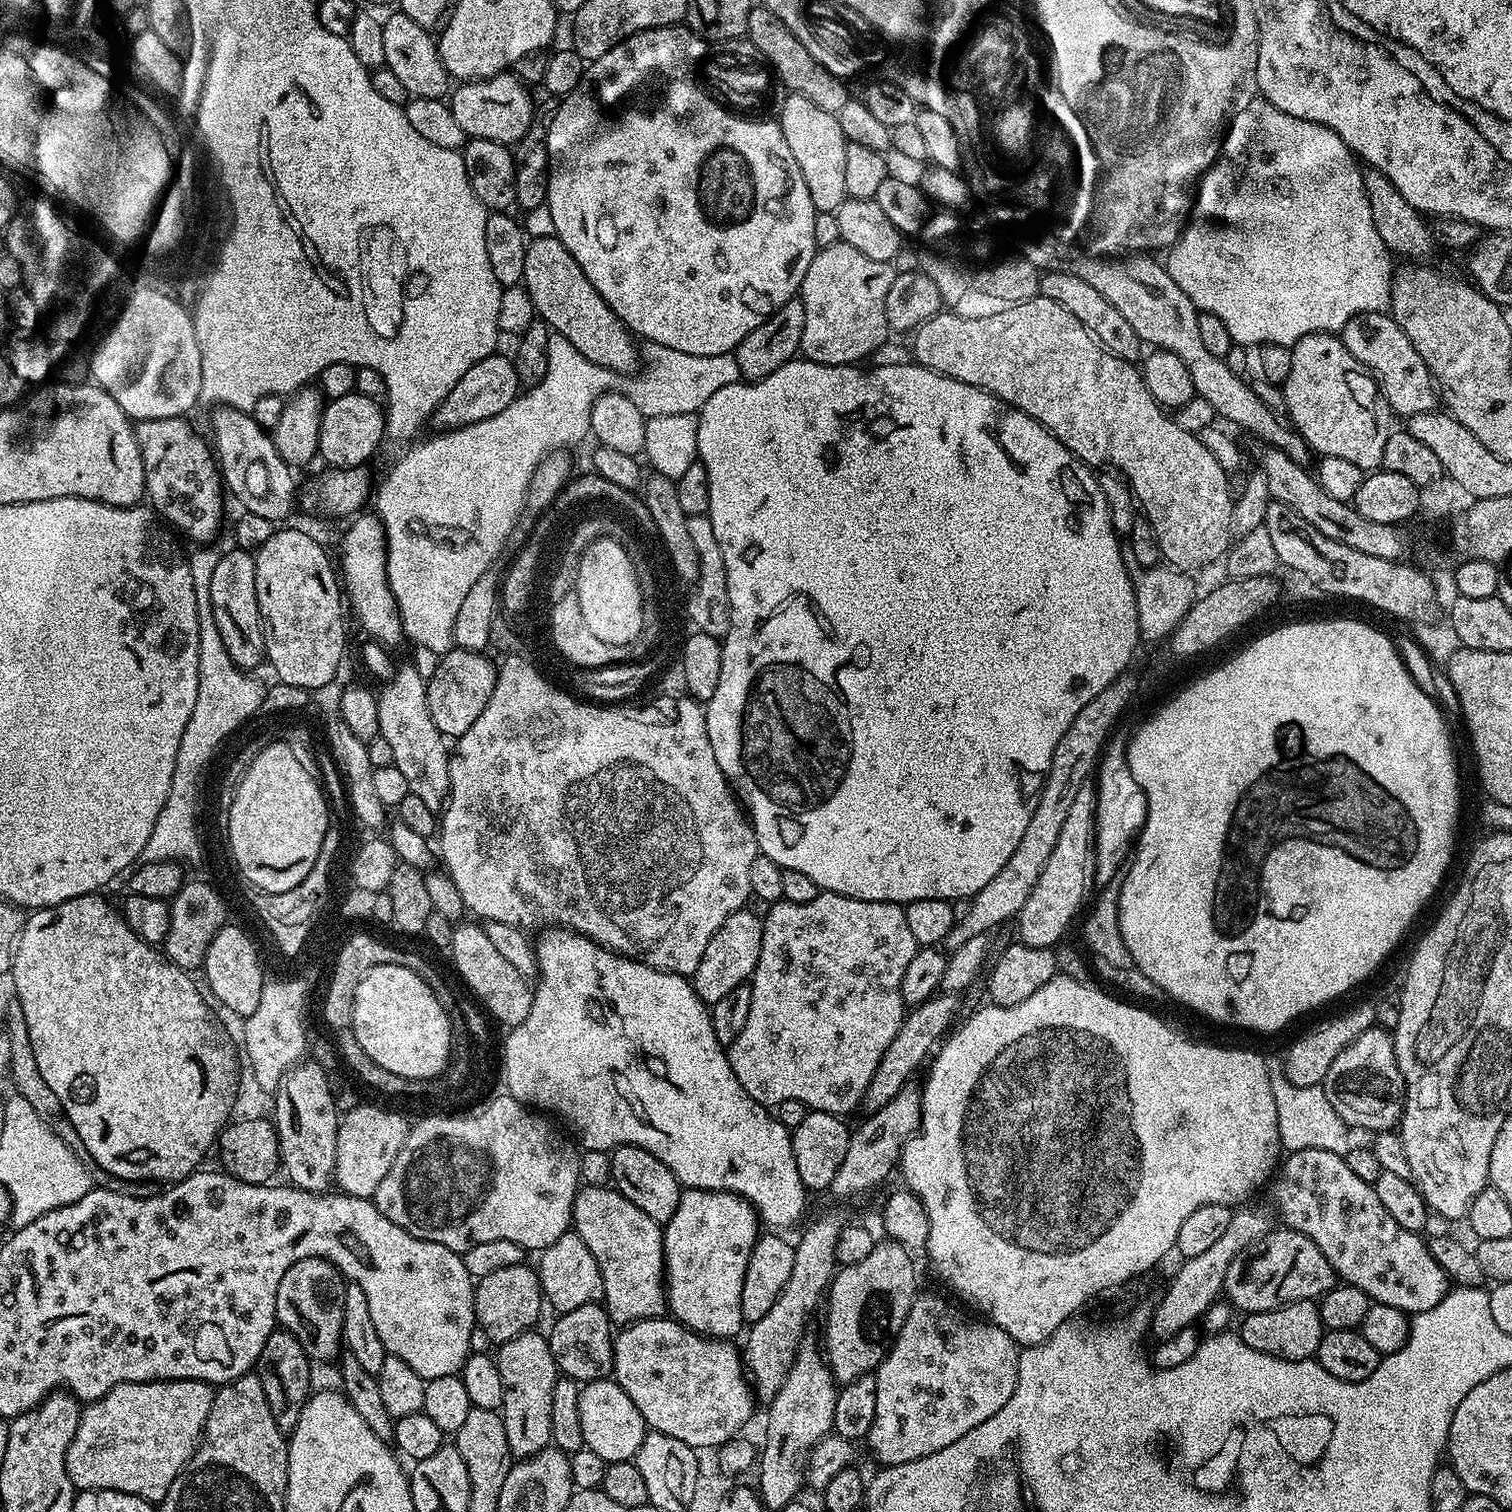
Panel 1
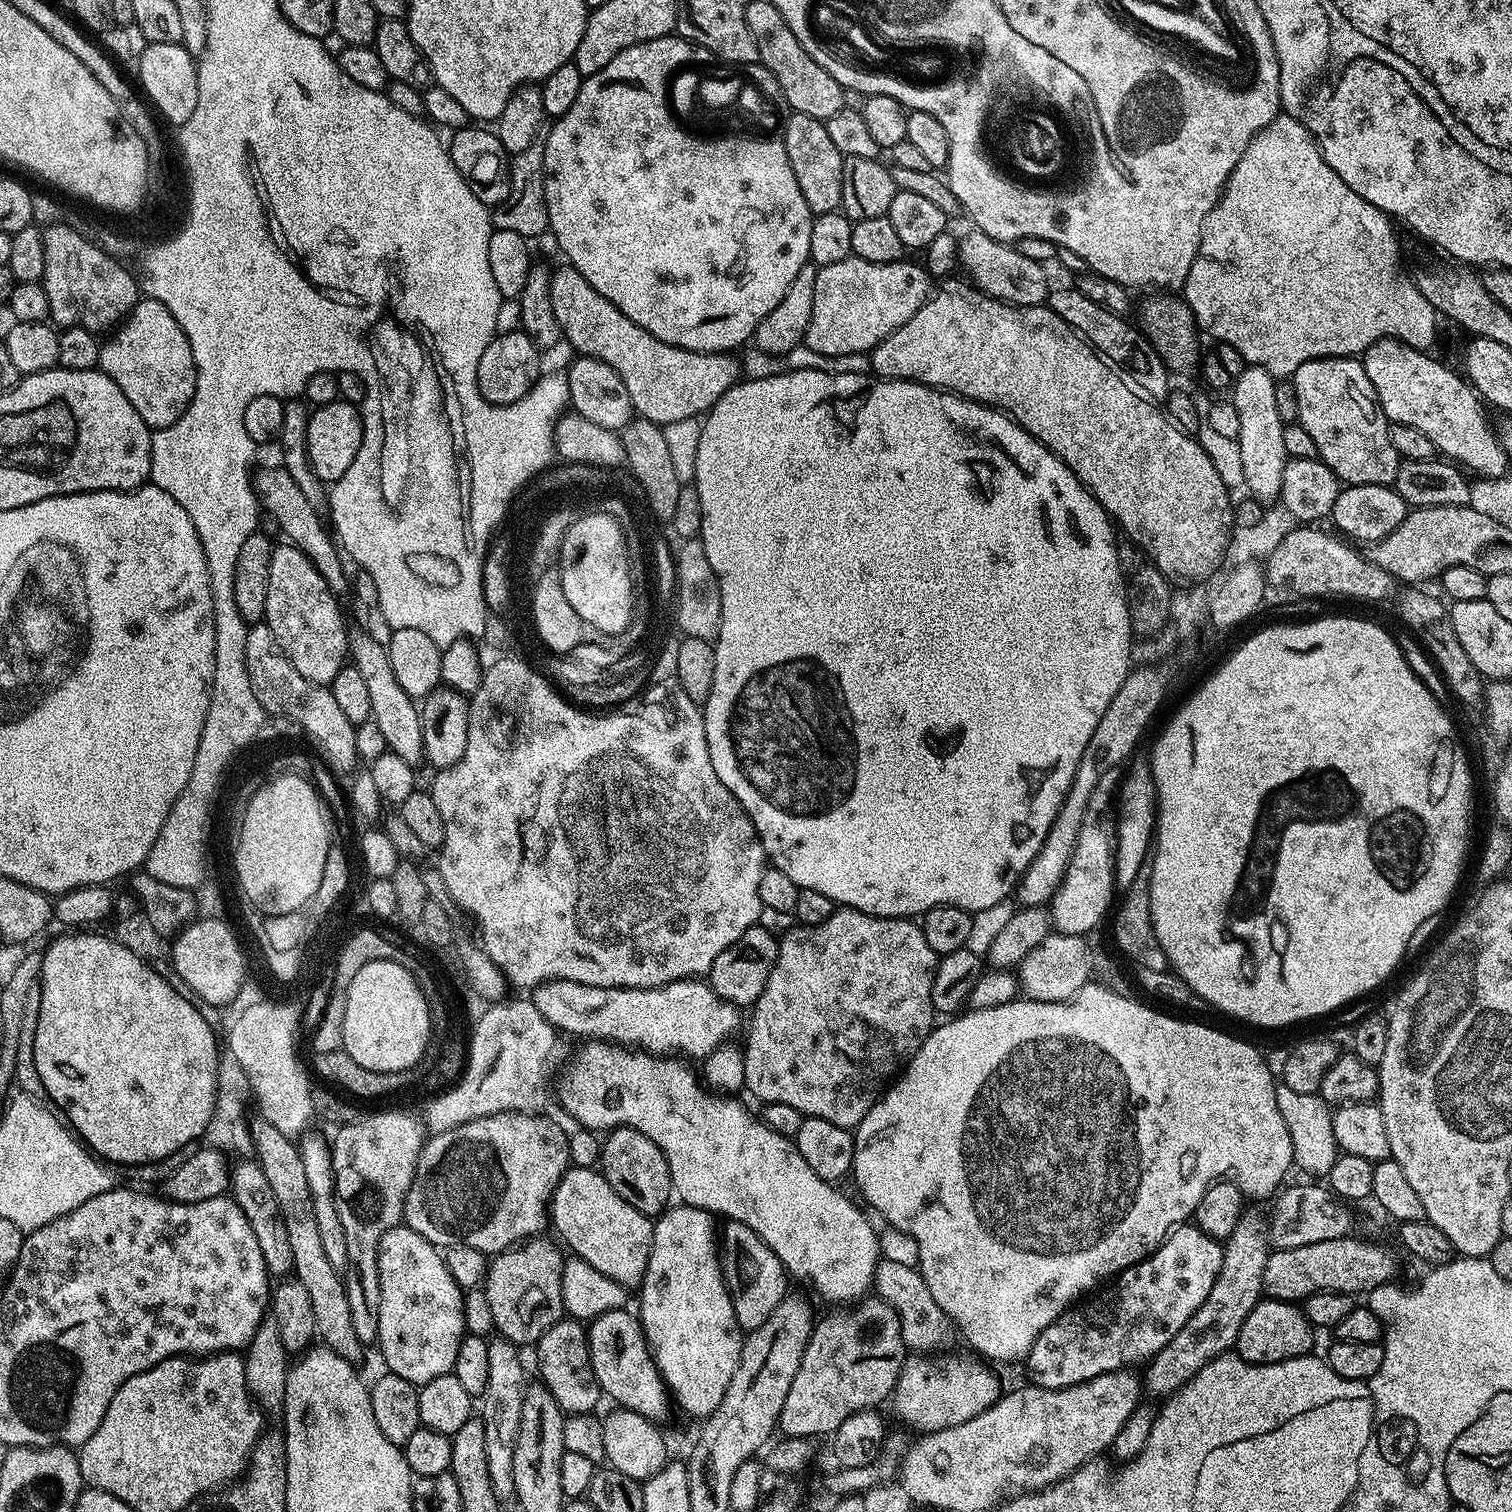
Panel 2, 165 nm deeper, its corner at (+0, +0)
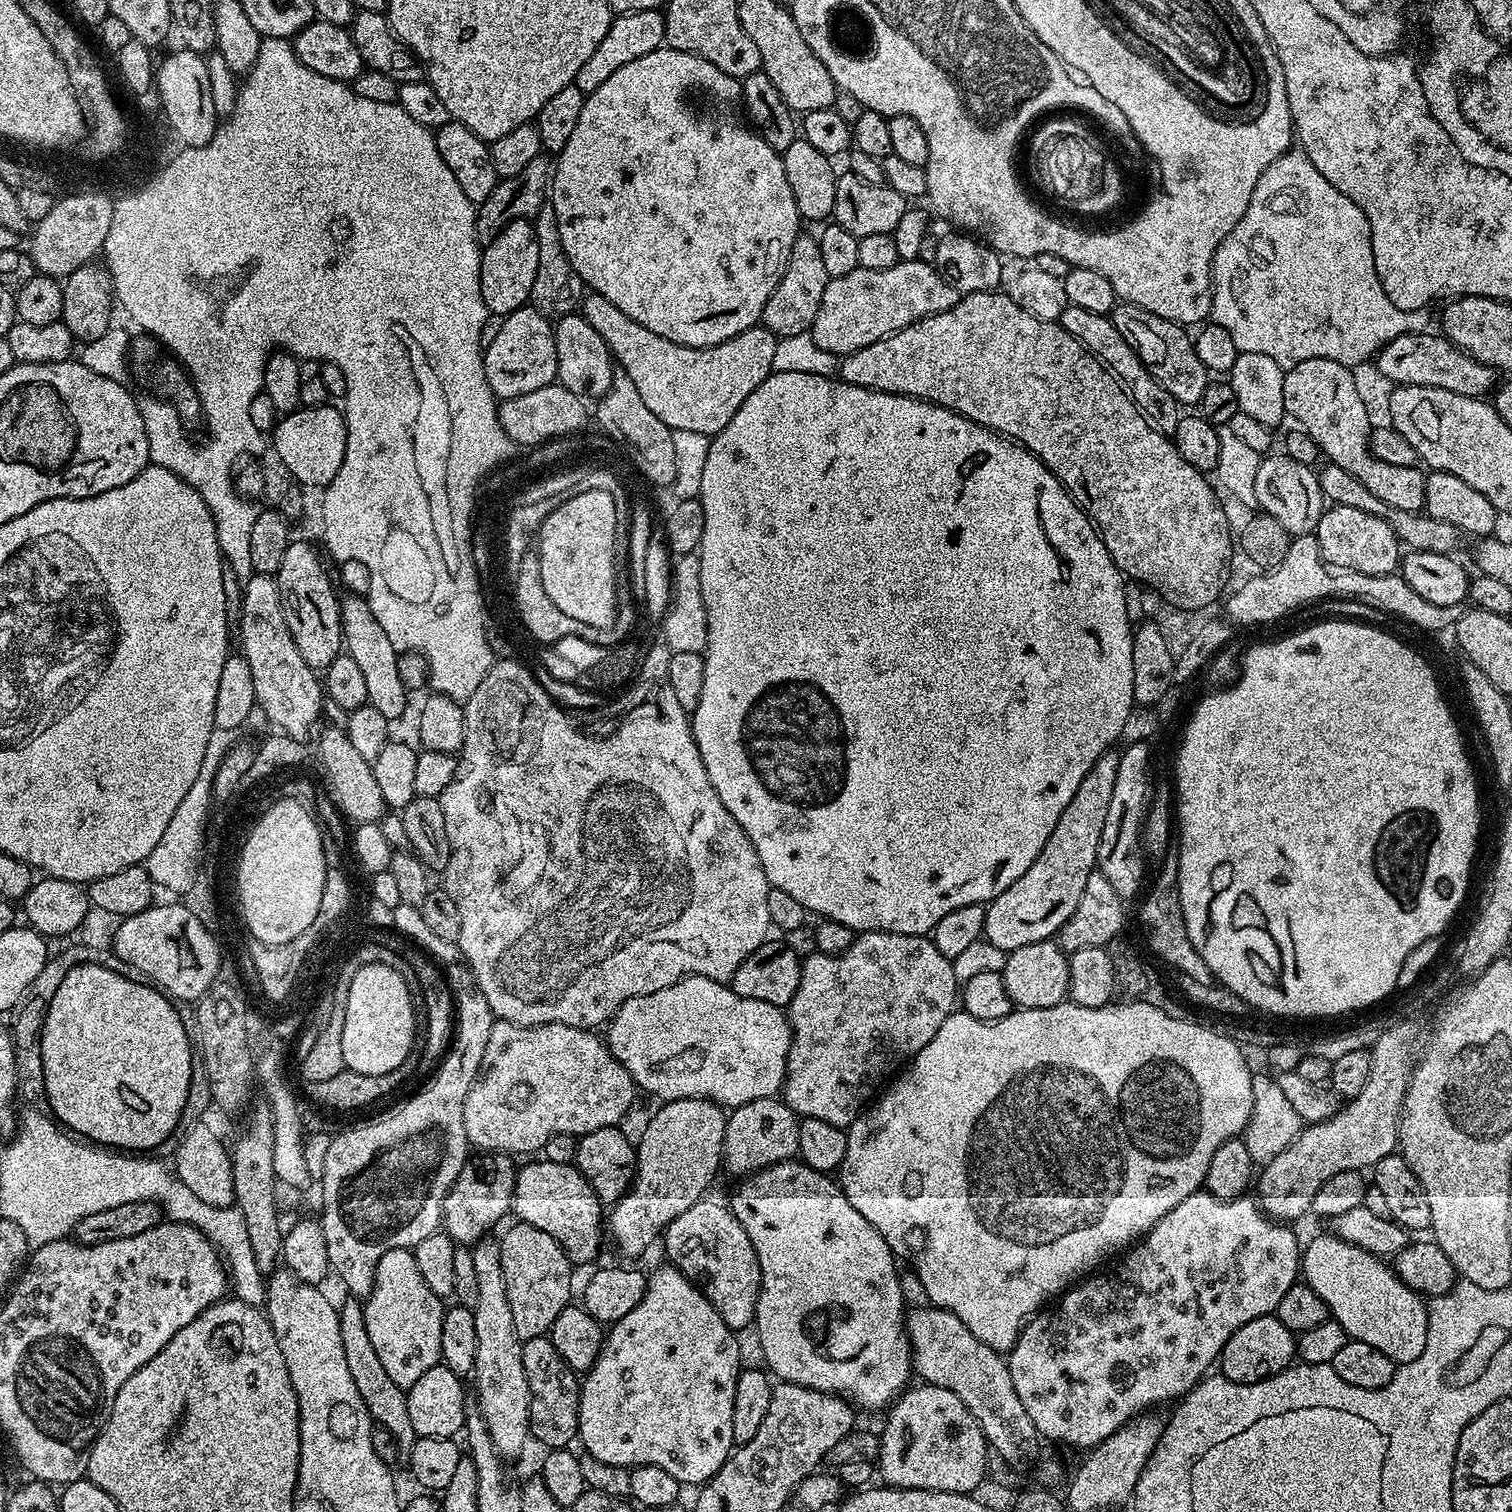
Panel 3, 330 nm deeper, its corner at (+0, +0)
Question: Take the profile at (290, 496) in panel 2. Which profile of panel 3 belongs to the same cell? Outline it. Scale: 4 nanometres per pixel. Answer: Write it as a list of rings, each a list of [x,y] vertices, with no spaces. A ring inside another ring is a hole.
[[[348,594],[340,600],[340,631],[343,651],[350,658],[354,658],[354,663],[362,670],[366,681],[368,703],[387,720],[396,722],[408,704],[410,692],[404,687],[399,676],[398,649],[394,646],[394,642],[390,642],[386,630],[382,630],[378,618],[374,618],[374,610],[370,610],[368,601],[363,595]]]

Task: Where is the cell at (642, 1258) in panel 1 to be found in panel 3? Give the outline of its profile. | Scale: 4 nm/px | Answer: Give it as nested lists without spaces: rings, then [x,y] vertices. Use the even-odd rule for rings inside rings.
[[[543,1158],[537,1164],[521,1167],[516,1173],[512,1195],[512,1212],[517,1221],[538,1226],[542,1234],[550,1234],[558,1246],[564,1248],[573,1265],[588,1264],[600,1252],[600,1243],[606,1240],[606,1212],[596,1197],[590,1182],[571,1164],[559,1164]]]

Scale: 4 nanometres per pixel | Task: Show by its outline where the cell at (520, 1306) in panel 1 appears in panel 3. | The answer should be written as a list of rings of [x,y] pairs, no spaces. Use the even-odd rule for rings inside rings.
[[[523,1222],[513,1223],[513,1228],[505,1234],[504,1237],[499,1237],[498,1243],[500,1245],[500,1261],[502,1262],[502,1274],[506,1280],[506,1298],[510,1298],[510,1314],[514,1318],[514,1330],[518,1334],[521,1342],[529,1340],[530,1338],[538,1338],[539,1336],[548,1336],[554,1326],[554,1318],[558,1318],[558,1314],[562,1314],[564,1308],[569,1307],[572,1296],[572,1271],[574,1265],[568,1259],[562,1246],[558,1246],[558,1242],[554,1242],[554,1238],[550,1238],[550,1234],[542,1234],[542,1230],[538,1230],[538,1226],[530,1226]]]

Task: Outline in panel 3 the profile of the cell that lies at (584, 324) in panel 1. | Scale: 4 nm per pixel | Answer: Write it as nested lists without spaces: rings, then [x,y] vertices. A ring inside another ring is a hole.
[[[585,295],[582,314],[586,322],[602,334],[602,342],[606,342],[613,361],[624,367],[621,368],[623,375],[634,382],[646,407],[658,414],[673,432],[698,430],[698,434],[706,434],[709,438],[717,436],[726,422],[738,414],[738,406],[742,406],[742,402],[746,402],[746,398],[750,398],[750,394],[754,394],[773,373],[778,338],[763,326],[747,328],[742,334],[712,348],[691,348],[670,342],[670,338],[662,338],[662,334],[654,334],[654,330],[646,330],[646,326],[622,314],[610,298]]]

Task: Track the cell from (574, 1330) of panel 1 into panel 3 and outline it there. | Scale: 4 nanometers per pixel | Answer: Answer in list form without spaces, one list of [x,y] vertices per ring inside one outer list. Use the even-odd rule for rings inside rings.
[[[539,1336],[538,1338],[530,1338],[522,1343],[522,1370],[526,1370],[526,1382],[530,1390],[530,1422],[528,1430],[533,1441],[537,1440],[540,1444],[545,1444],[545,1449],[568,1448],[571,1440],[577,1439],[580,1430],[580,1386],[581,1381],[578,1379],[578,1373],[567,1364],[562,1358],[562,1354],[558,1354],[558,1350],[554,1346],[554,1342],[548,1336]]]

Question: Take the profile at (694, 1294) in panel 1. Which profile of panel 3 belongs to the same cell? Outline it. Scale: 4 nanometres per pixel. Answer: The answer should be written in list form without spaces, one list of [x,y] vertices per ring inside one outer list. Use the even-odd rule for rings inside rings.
[[[666,1266],[660,1268],[656,1273],[648,1276],[646,1294],[626,1318],[622,1318],[616,1324],[607,1329],[606,1339],[600,1349],[600,1356],[596,1364],[589,1368],[583,1377],[580,1386],[580,1430],[578,1433],[579,1443],[584,1443],[583,1451],[587,1455],[598,1458],[598,1462],[606,1462],[610,1466],[627,1468],[629,1470],[638,1468],[642,1464],[653,1464],[666,1474],[674,1474],[674,1478],[682,1486],[696,1484],[703,1486],[716,1475],[719,1468],[724,1465],[734,1451],[732,1435],[734,1434],[734,1386],[736,1379],[740,1377],[742,1363],[740,1364],[740,1344],[736,1341],[737,1333],[714,1310],[708,1297],[692,1283],[688,1277],[682,1275],[676,1267]]]

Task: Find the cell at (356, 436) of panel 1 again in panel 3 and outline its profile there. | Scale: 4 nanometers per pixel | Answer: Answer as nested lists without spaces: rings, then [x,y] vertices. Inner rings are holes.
[[[331,403],[323,404],[317,408],[305,408],[303,406],[281,415],[275,424],[275,429],[270,436],[270,448],[278,452],[283,465],[286,466],[292,475],[293,481],[297,485],[307,486],[317,490],[323,489],[332,481],[334,474],[338,474],[338,470],[342,466],[342,462],[346,458],[346,442],[350,438],[348,431],[348,423],[344,420],[343,411],[339,407],[332,408]]]

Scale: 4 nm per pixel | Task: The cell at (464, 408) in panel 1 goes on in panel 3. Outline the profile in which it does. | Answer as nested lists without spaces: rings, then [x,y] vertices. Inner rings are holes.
[[[531,306],[514,310],[504,317],[502,330],[495,335],[494,342],[484,348],[486,382],[492,395],[501,401],[553,383],[557,370],[558,350],[553,321]]]

